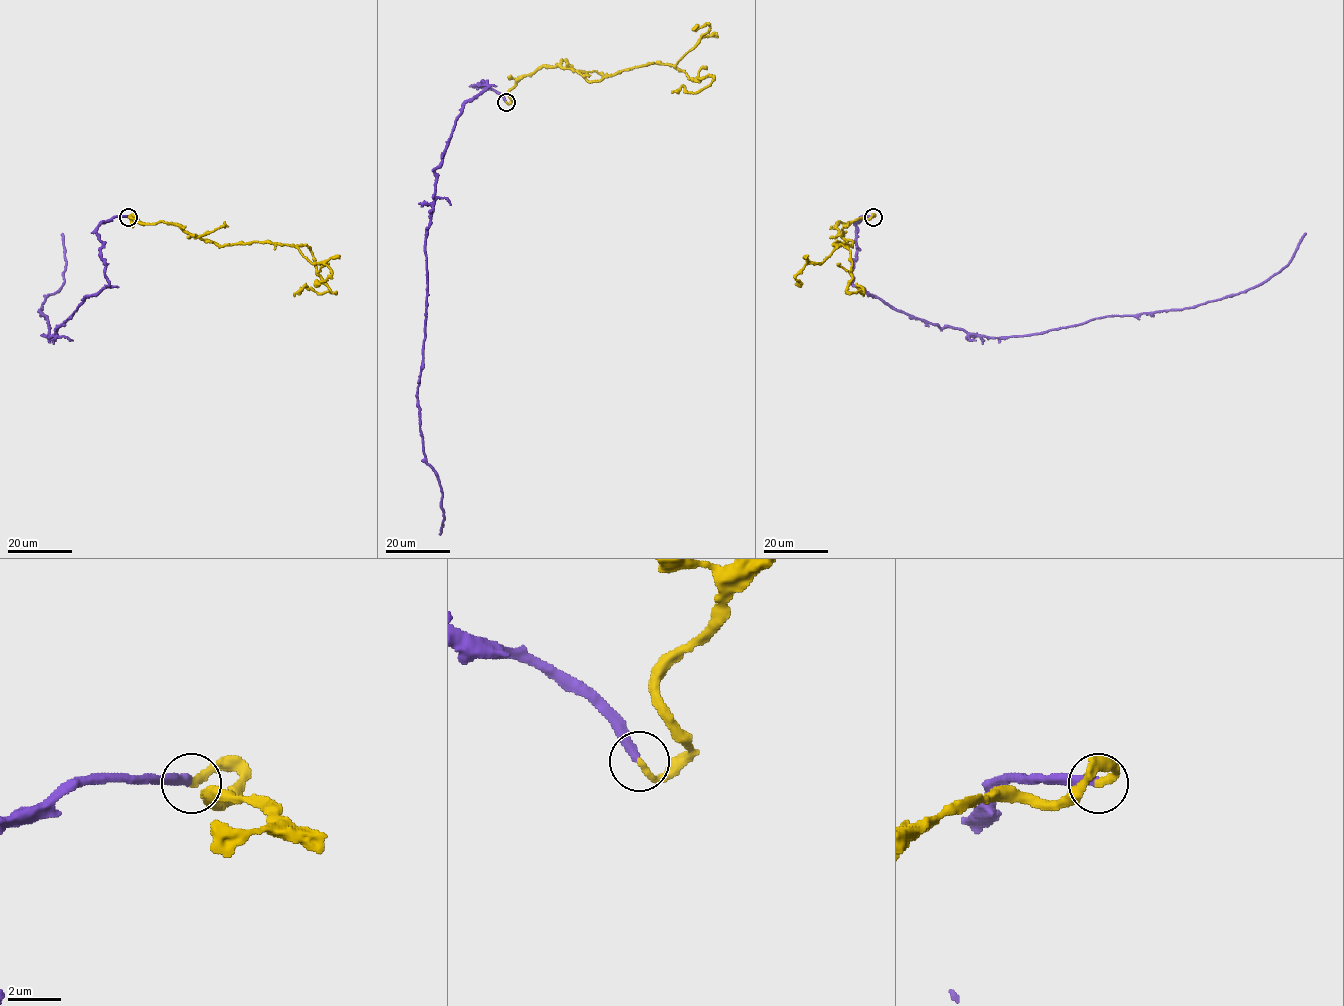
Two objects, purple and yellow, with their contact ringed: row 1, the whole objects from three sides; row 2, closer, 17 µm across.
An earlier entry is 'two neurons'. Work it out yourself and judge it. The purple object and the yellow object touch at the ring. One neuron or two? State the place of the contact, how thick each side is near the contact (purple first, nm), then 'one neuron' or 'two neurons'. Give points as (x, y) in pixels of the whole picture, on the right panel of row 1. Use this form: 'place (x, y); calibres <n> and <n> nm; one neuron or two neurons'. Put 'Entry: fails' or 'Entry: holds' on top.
Entry: fails
place (873, 217); calibres 360 and 280 nm; one neuron

